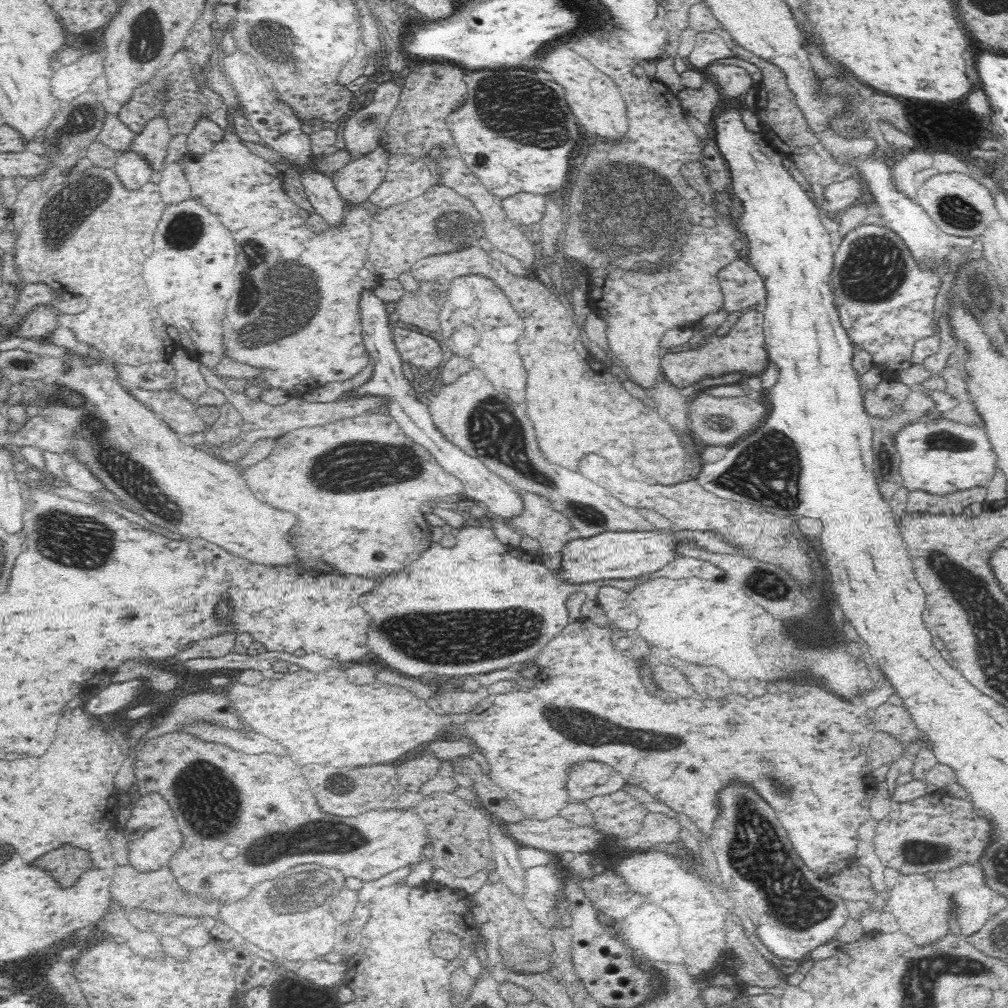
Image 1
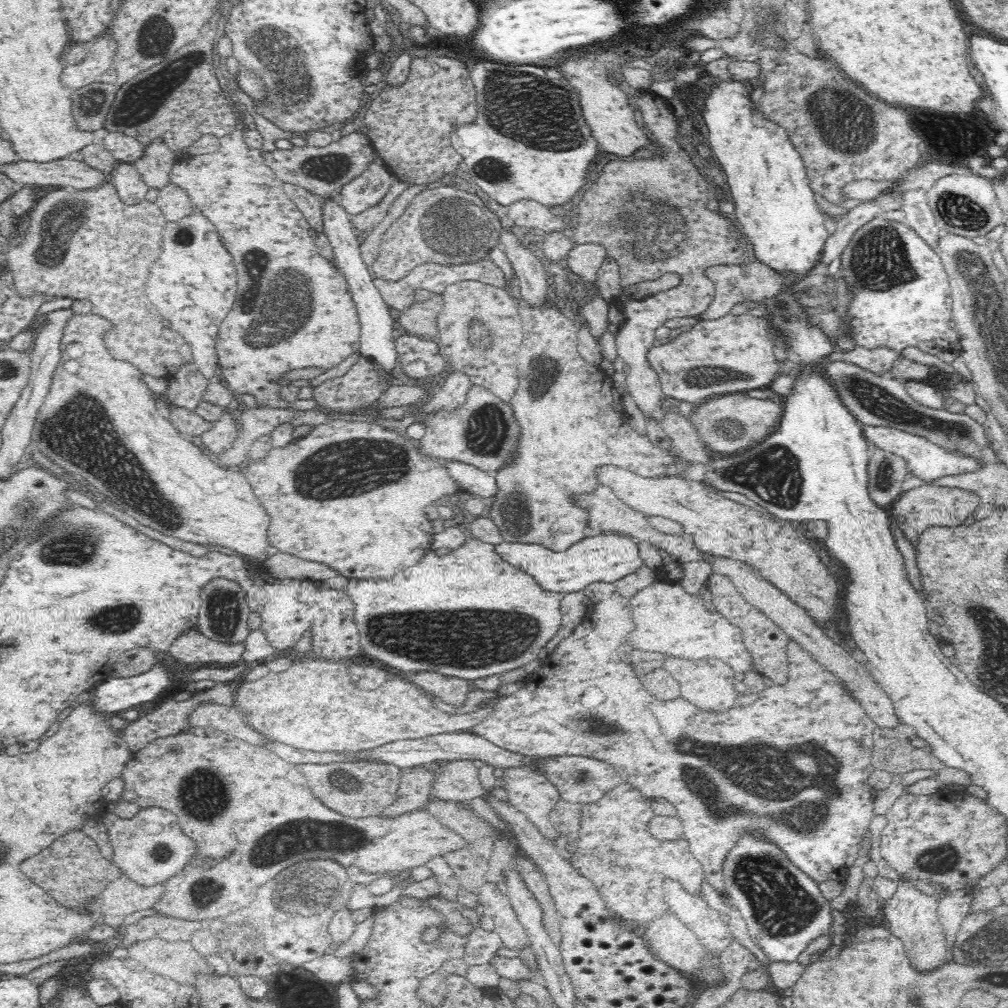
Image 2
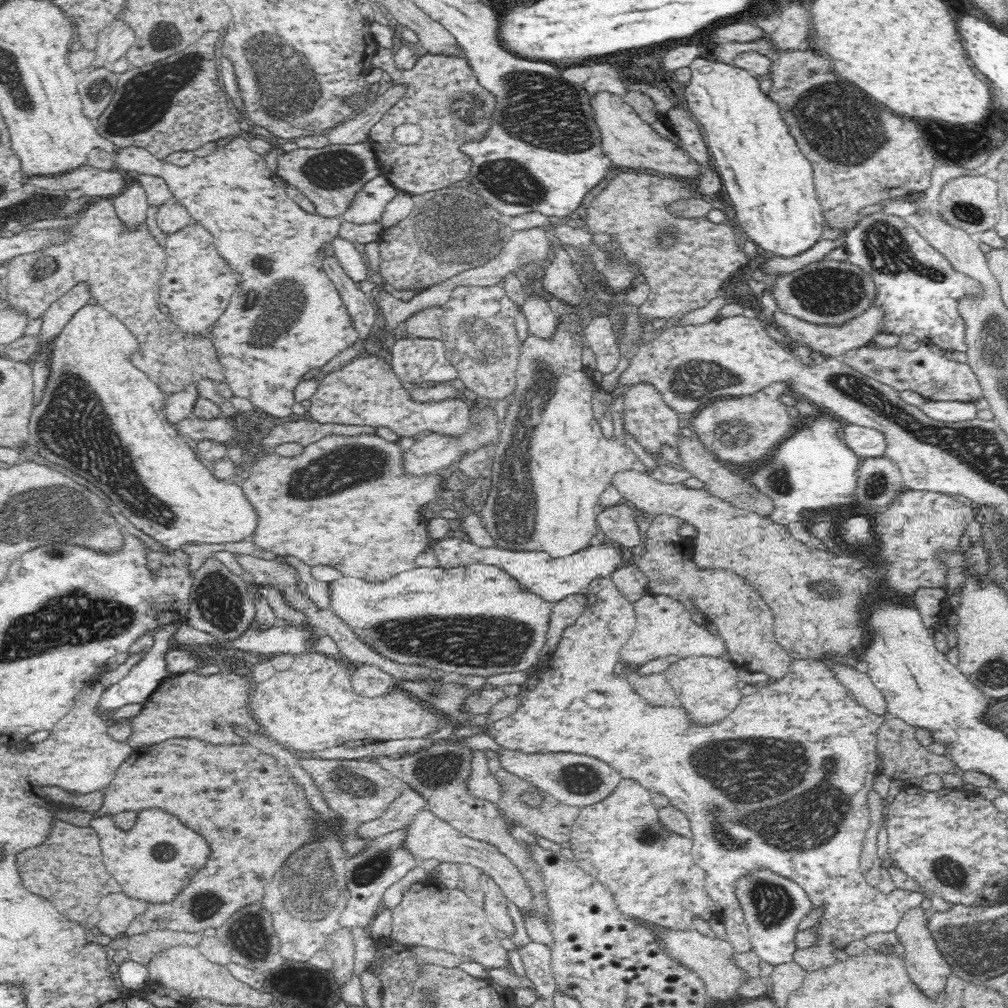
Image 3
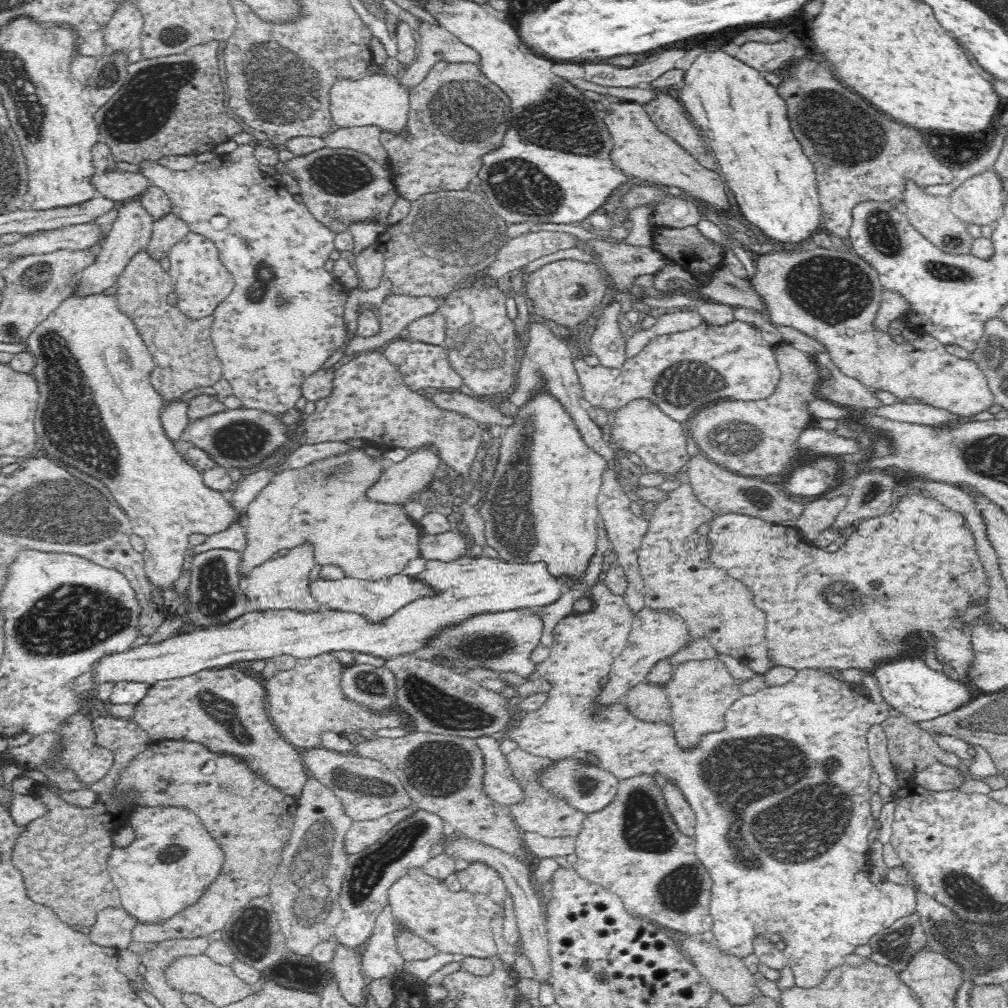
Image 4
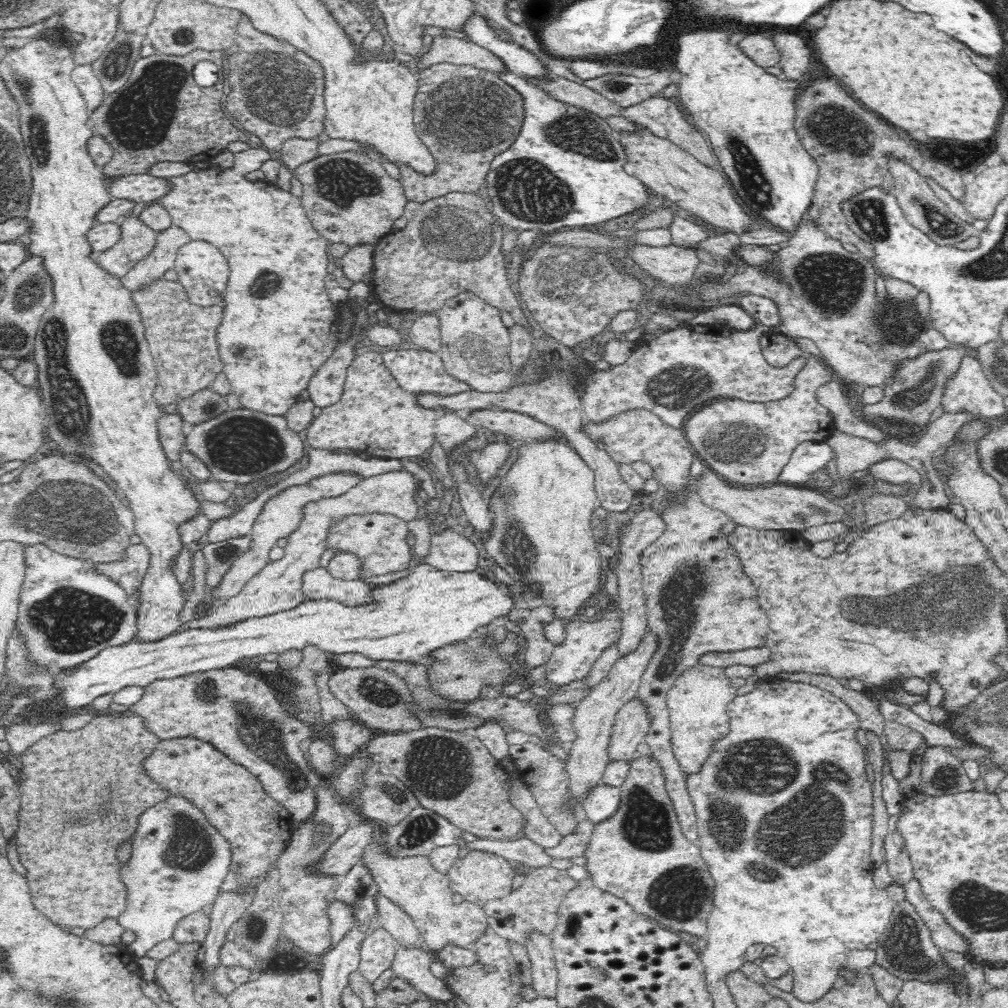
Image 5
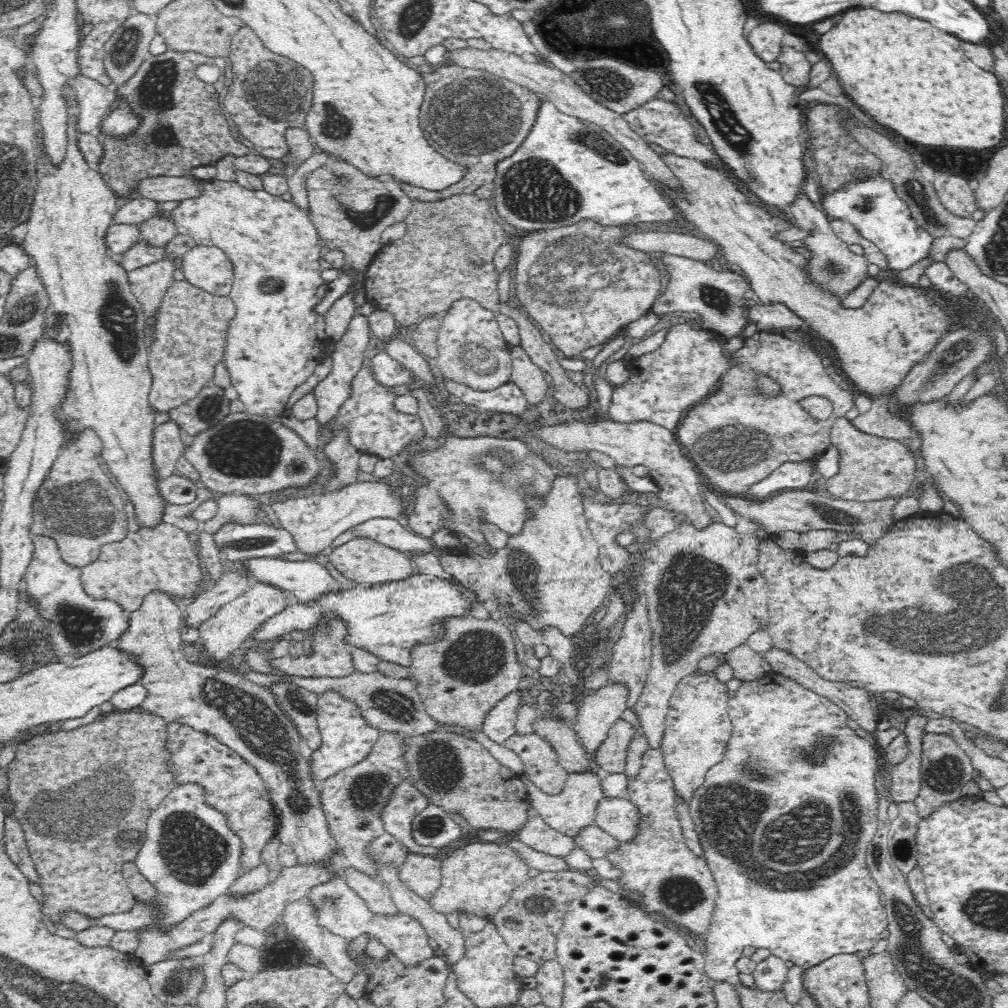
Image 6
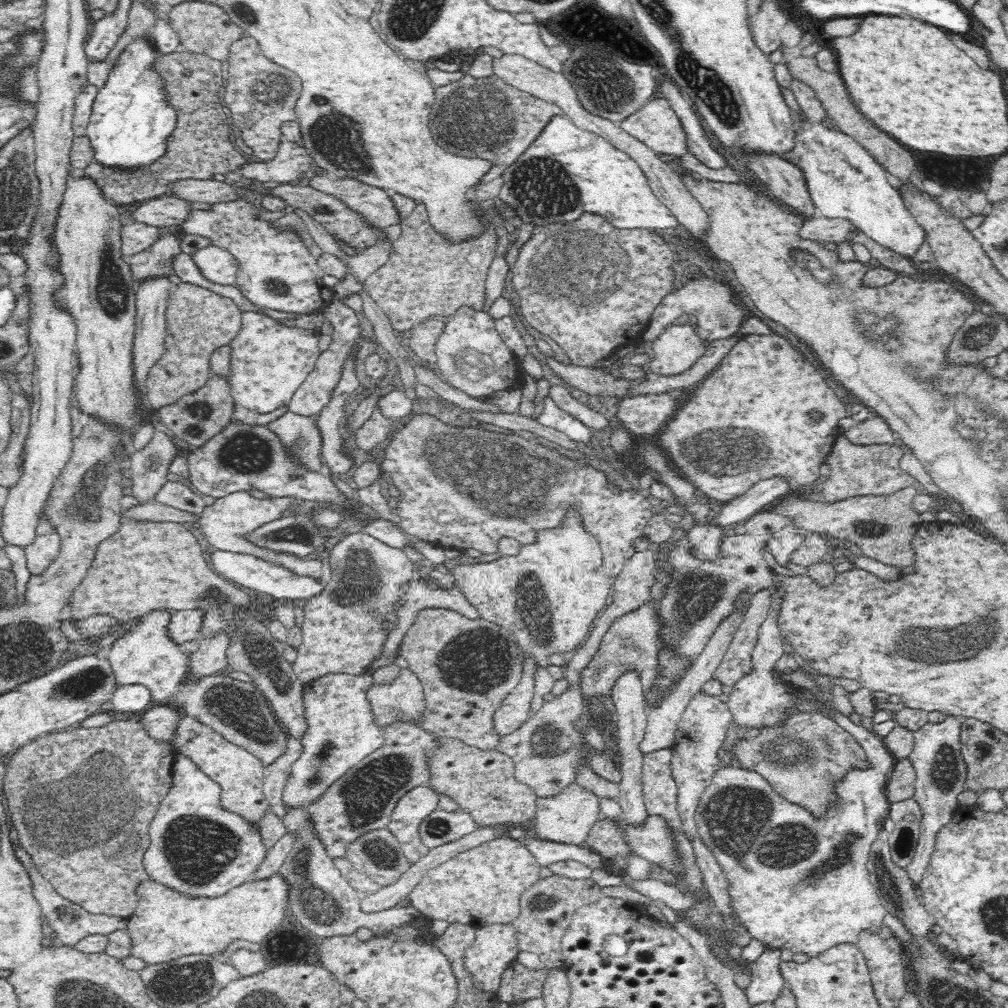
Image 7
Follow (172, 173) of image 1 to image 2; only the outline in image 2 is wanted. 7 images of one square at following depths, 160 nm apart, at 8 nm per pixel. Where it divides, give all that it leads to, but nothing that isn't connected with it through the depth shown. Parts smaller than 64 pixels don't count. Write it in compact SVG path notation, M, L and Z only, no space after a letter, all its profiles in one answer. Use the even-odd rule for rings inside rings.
M170 180L158 194L156 205L164 213L165 219L174 222L178 218L184 218L186 214L192 214L193 205L187 191L173 184Z

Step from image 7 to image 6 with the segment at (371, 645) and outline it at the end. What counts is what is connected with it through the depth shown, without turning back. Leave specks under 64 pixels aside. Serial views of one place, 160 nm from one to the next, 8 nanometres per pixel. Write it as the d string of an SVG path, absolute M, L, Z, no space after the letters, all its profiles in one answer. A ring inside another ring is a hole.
M356 537L335 548L332 553L324 559L350 580L356 580L358 587L378 586L378 582L398 582L416 573L416 568L407 553L384 546L378 541L368 537ZM330 619L325 625L312 630L309 633L314 648L312 656L300 656L300 658L291 659L289 655L281 659L273 659L271 665L273 670L284 675L293 675L302 678L339 678L346 677L355 672L352 656L352 648L345 642L346 625L340 619Z

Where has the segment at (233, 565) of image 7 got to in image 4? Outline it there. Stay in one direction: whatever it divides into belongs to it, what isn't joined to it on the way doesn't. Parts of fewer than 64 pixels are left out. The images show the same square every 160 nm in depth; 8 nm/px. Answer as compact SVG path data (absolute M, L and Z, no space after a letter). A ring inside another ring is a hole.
M397 574L379 581L367 581L344 577L338 580L317 579L309 584L311 595L325 608L353 612L366 618L368 623L378 624L390 618L402 606L424 597L433 597L439 593L437 588L425 584L425 580L416 575Z

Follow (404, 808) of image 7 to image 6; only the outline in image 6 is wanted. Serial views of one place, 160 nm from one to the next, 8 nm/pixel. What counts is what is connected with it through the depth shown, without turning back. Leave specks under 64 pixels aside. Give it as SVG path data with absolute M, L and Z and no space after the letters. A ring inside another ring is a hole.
M407 780L394 786L386 806L380 808L380 819L384 823L385 832L396 837L408 852L416 854L430 854L434 847L418 845L412 839L411 822L420 812L429 805L428 798L421 794Z

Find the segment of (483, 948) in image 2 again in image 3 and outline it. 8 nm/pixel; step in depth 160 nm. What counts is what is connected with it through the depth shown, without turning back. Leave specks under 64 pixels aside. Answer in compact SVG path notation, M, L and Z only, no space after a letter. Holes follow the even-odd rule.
M529 941L515 949L521 956L525 976L534 984L541 998L552 998L556 990L555 976L551 965L551 950L548 946Z

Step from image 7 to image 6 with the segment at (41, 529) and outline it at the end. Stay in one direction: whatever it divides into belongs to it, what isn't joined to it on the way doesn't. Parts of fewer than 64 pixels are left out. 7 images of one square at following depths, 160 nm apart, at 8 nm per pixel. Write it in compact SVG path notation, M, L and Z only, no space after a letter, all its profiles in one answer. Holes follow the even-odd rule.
M44 535L32 537L34 552L24 576L28 596L24 600L36 610L40 618L44 618L46 635L42 637L52 646L54 656L59 658L70 653L80 658L120 638L129 627L130 613L115 600L92 598L84 590L81 568L62 560L54 539Z

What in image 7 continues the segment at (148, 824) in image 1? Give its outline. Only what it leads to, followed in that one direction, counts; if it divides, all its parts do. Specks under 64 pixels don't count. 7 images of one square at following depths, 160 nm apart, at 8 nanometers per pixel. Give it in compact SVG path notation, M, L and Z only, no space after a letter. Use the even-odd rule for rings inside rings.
M182 753L175 756L171 777L172 787L149 822L150 844L142 858L146 873L188 897L216 898L251 880L267 853L259 831L220 805L221 787ZM14 843L14 848L16 848L16 856L18 856L18 860L26 866L26 870L28 870L28 874L30 874L30 880L32 880L32 884L34 884L34 896L38 898L38 902L40 902L40 906L42 906L42 914L48 918L50 928L56 932L57 943L64 946L72 946L90 934L107 935L115 930L124 930L128 927L131 918L121 918L118 916L109 916L108 914L88 912L79 904L69 901L67 898L60 896L60 894L56 894L56 890L50 886L50 882L44 880L44 878L40 876L38 868L36 868L36 865L28 852L26 852L24 848L20 848L20 844L18 843Z

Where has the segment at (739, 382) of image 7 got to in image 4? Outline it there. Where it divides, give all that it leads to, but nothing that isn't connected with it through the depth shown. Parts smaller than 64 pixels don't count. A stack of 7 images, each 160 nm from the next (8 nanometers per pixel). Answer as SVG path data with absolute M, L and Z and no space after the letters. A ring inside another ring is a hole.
M786 340L775 347L775 353L781 376L770 395L749 401L719 400L704 406L685 422L687 433L699 445L700 452L723 468L746 477L786 474L801 458L798 438L804 424L810 423L806 404L818 398L815 387L821 377L813 356L786 344Z

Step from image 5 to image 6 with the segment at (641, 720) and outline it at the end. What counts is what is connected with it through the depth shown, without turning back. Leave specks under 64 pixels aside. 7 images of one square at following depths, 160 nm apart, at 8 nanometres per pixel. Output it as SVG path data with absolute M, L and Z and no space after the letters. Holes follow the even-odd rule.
M620 718L595 752L595 764L598 768L605 773L625 772L627 750L636 731L631 724Z

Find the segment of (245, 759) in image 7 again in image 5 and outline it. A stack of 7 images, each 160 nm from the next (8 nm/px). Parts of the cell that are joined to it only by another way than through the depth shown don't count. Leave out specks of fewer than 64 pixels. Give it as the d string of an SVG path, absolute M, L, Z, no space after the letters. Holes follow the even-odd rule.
M192 737L159 739L152 754L144 758L141 765L144 773L151 779L151 783L167 790L168 796L182 796L188 799L230 843L230 853L232 853L230 870L220 886L220 892L240 892L234 890L234 884L238 888L238 884L240 886L254 884L254 880L258 880L259 884L266 878L268 869L276 862L276 858L282 854L290 841L292 820L291 814L263 790L262 784L254 774L246 767L230 760L210 743Z

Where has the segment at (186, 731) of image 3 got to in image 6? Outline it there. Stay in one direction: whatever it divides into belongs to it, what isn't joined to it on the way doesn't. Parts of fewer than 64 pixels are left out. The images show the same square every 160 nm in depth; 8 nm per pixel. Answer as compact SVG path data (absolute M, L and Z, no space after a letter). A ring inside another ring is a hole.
M161 590L148 592L140 608L130 613L129 627L120 637L118 648L128 655L138 657L138 663L144 669L140 684L147 689L147 696L139 710L162 718L167 725L188 725L196 731L209 734L230 750L238 753L244 761L249 762L261 775L273 806L280 810L279 830L276 835L281 842L294 849L299 864L320 862L332 856L334 843L327 818L322 810L320 787L313 780L309 758L299 752L299 742L302 738L294 722L280 709L270 688L258 686L246 676L240 676L236 672L226 672L226 670L187 662L180 644L183 617L184 609L178 607L171 596Z

